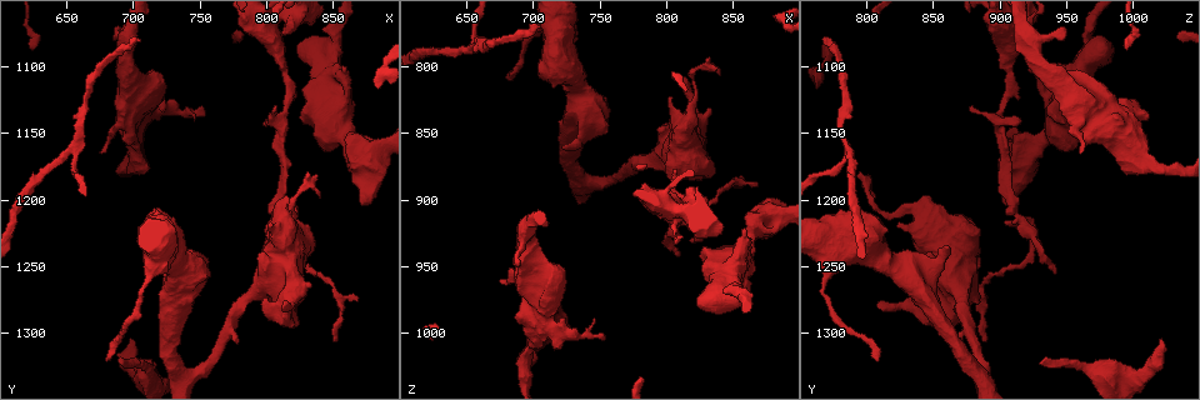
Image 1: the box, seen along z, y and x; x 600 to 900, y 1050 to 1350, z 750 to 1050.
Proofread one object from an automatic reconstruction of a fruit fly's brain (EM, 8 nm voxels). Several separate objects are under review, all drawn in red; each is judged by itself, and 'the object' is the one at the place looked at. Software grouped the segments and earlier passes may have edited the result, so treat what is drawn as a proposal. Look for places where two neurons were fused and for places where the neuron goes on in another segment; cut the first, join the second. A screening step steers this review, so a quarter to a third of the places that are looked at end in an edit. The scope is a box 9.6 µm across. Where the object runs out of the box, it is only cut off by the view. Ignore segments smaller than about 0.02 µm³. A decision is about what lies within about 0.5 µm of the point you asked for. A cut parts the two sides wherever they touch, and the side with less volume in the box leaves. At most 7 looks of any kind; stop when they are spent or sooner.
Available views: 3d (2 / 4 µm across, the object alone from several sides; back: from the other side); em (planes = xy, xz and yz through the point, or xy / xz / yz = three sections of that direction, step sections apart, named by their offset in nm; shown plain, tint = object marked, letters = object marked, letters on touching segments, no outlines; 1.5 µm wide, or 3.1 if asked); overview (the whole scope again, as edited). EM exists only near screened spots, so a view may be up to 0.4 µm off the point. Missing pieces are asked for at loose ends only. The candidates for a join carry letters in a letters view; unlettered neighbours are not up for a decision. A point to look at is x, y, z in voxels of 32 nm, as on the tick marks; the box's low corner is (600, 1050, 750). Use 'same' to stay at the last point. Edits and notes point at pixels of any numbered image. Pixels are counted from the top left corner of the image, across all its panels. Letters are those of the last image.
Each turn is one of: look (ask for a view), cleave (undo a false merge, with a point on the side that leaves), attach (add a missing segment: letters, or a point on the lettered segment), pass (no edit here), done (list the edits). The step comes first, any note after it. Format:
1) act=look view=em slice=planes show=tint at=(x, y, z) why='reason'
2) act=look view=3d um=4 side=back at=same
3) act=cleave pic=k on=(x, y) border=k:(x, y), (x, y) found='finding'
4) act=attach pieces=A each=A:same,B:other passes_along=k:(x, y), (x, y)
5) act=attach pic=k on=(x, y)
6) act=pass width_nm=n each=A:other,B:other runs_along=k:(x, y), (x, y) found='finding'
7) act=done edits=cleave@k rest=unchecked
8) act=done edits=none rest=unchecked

act=look view=em slice=planes show=letters at=(802, 1220, 824) why='free end'

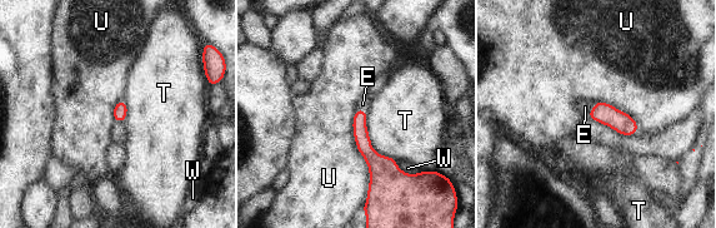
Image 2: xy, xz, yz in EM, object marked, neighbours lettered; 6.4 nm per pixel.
act=attach pic=2 on=(585, 107) each=E:same,T:other,U:other,W:other passes_along=2:(622, 123), (592, 109), (585, 107) found='it goes on there'

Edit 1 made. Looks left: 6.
act=look view=overview

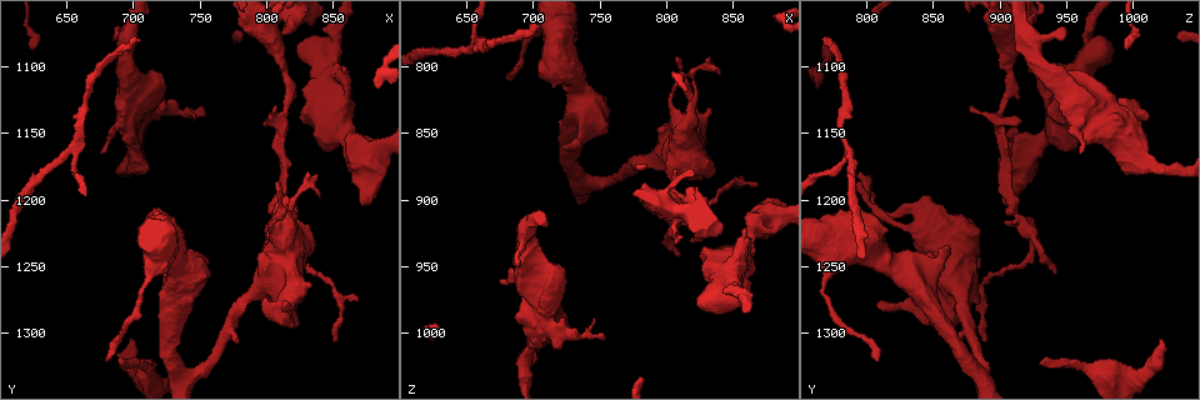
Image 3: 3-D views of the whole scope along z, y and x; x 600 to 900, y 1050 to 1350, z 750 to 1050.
act=look view=3d um=2 side=back at=(706, 1080, 770) why='tapers out'

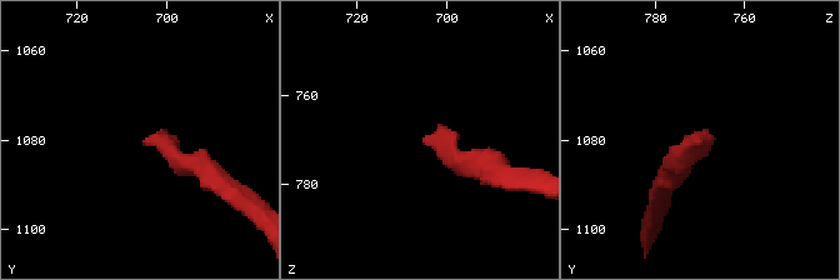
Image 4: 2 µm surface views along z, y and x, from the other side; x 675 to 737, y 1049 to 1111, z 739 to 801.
act=look view=em slice=planes show=plain at=(704, 1080, 771)

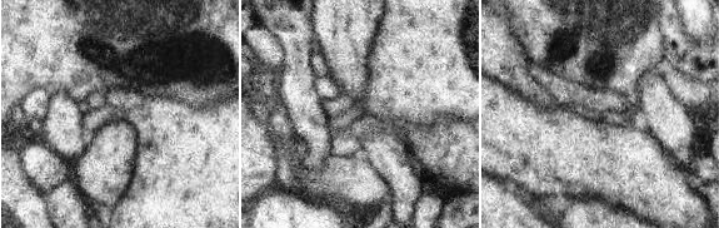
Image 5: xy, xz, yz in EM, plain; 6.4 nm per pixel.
act=look view=em slice=planes show=letters at=same

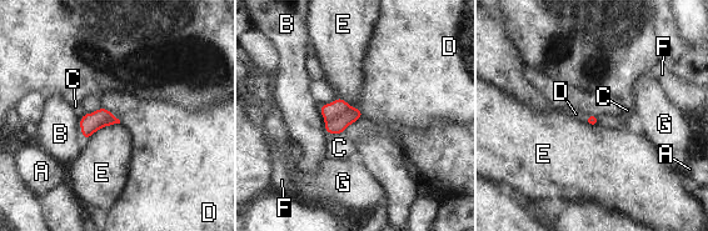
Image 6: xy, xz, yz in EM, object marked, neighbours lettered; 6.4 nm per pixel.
act=attach pic=6 on=(393, 94) each=A:other,B:other,C:other,D:same,E:other,F:other,G:other passes_along=6:(338, 115), (358, 109), (393, 94) found='it goes on there'

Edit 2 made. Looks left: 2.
act=done edits=attach@2,attach@6 rest=unchecked

